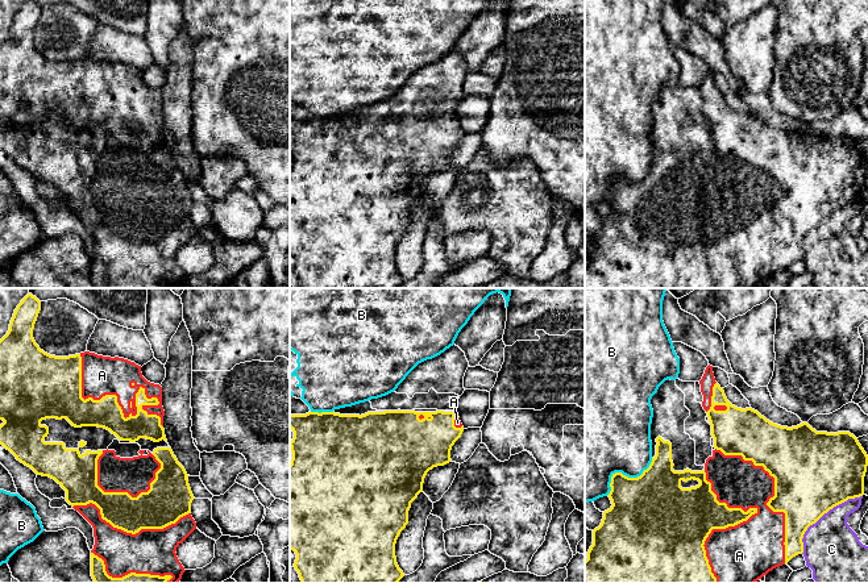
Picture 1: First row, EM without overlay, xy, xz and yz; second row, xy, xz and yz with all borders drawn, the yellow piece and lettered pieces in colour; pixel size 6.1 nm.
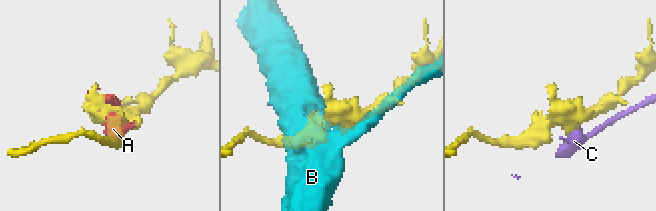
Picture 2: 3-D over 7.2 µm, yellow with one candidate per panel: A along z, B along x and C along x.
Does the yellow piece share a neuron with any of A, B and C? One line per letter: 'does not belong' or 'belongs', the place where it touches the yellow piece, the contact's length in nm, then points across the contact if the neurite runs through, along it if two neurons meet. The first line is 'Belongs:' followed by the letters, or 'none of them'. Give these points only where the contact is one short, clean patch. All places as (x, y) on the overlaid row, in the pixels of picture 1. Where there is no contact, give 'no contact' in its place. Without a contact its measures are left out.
Belongs: A
A: belongs; meets yellow in xy at (129, 416); contact 700 nm long
B: does not belong; meets yellow in yz at (624, 475); contact 360 nm long
C: does not belong; meets yellow in yz at (822, 515); contact 500 nm long

